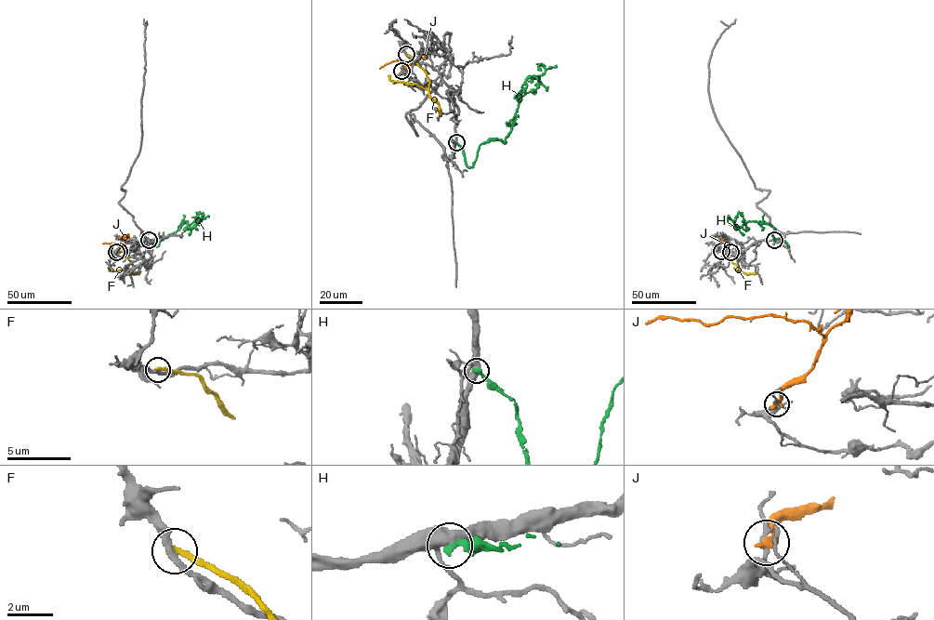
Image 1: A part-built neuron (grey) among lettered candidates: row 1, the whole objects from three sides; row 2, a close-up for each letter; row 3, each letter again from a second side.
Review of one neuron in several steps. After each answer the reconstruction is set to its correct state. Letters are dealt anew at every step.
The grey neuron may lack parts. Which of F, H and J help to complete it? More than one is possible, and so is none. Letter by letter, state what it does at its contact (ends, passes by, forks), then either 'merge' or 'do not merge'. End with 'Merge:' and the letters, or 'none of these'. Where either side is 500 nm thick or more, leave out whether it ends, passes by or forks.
F: it ends there; do not merge
H: it ends there; do not merge
J: it ends there; do not merge
Merge: none of these

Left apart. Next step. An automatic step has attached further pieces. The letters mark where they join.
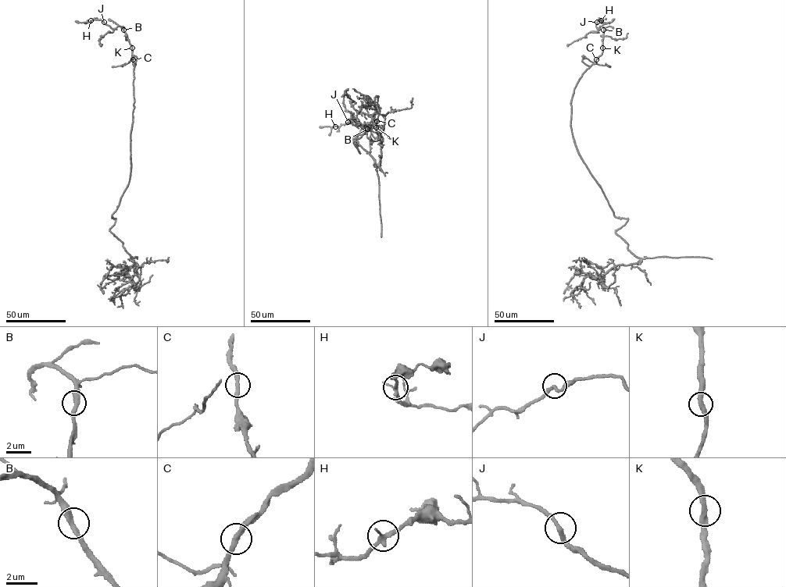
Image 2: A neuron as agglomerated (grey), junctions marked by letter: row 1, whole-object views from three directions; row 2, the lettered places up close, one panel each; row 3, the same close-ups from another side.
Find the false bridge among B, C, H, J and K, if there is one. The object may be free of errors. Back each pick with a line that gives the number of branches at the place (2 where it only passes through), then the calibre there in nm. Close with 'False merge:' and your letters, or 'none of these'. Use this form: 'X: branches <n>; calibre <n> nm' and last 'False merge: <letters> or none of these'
False merge: none of these

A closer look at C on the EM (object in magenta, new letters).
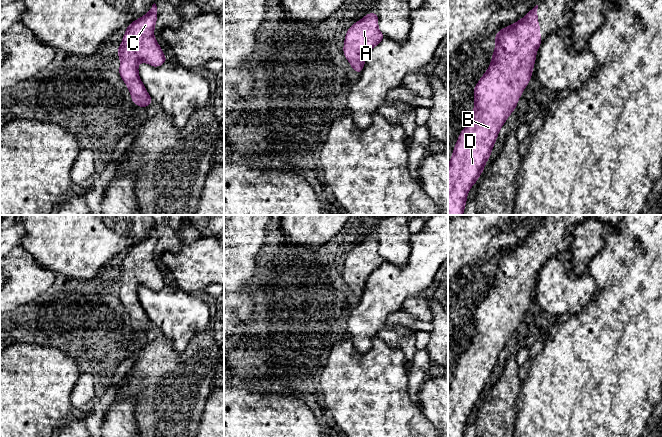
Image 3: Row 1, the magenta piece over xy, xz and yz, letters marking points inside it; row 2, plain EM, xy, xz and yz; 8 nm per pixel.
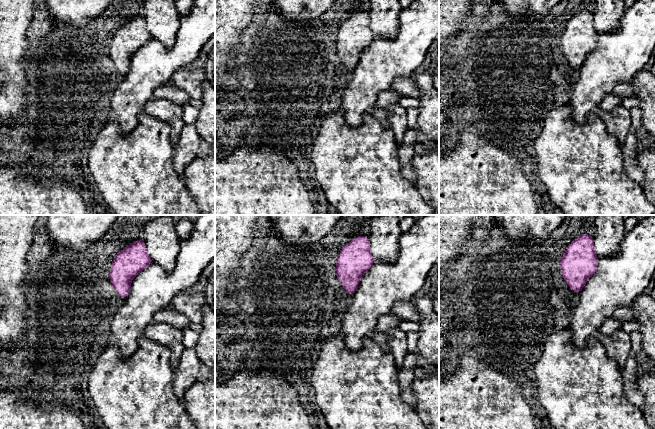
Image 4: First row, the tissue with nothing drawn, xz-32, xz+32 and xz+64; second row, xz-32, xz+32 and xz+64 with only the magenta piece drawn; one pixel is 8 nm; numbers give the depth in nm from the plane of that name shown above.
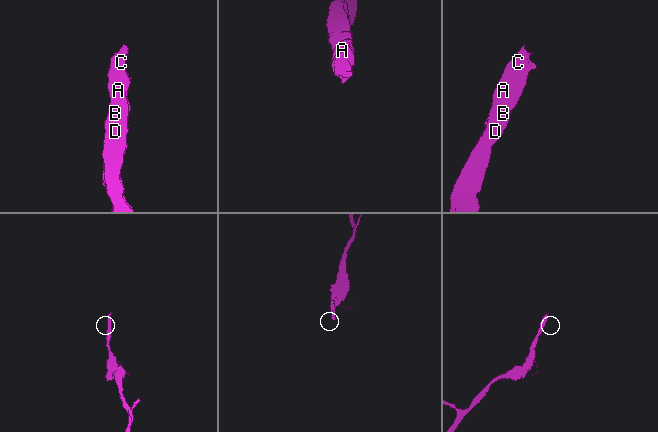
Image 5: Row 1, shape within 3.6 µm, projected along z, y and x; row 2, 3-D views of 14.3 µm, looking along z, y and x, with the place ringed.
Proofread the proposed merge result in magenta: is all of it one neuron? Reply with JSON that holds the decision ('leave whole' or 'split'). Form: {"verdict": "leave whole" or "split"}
{"verdict": "leave whole"}

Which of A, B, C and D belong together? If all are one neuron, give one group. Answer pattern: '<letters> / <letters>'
A B C D

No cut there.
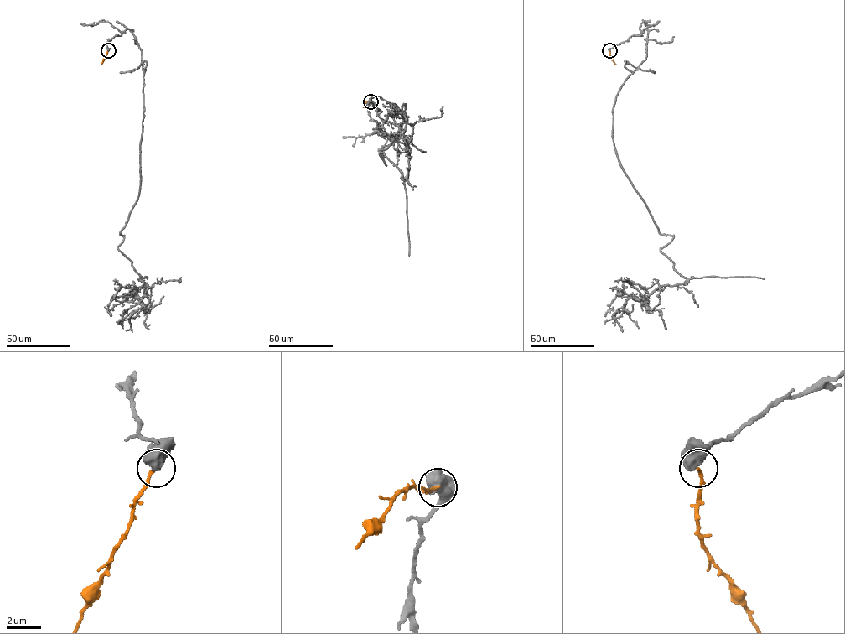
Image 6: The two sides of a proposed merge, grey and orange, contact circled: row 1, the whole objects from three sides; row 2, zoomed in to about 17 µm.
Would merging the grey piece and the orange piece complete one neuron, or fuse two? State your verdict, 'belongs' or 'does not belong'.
does not belong

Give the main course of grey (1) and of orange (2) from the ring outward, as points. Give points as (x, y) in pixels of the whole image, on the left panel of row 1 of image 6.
1: (108, 50), (129, 28), (144, 72), (139, 194), (117, 248), (147, 285), (142, 309), (153, 283), (180, 281)
2: (108, 50), (101, 64)

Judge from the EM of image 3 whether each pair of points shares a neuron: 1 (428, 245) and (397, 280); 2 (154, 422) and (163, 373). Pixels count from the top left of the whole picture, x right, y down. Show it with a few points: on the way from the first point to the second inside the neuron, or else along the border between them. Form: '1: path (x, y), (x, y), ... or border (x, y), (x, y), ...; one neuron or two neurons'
1: path (425, 254), (406, 273); one neuron
2: path (163, 410), (163, 385); one neuron

